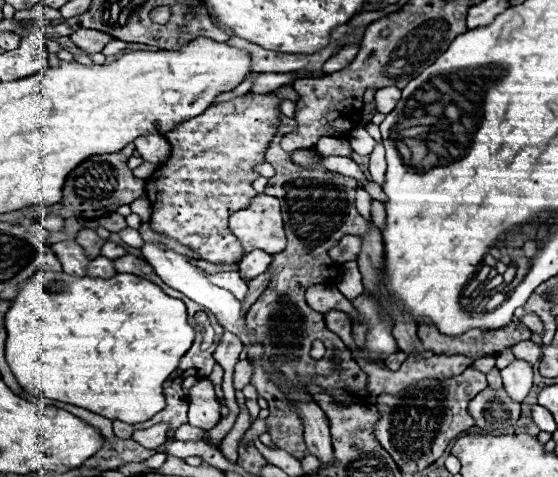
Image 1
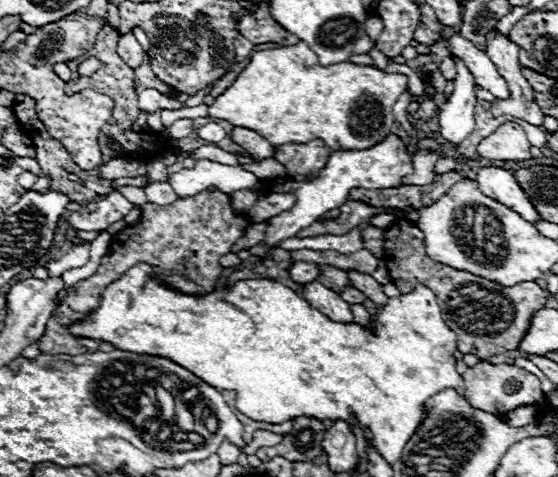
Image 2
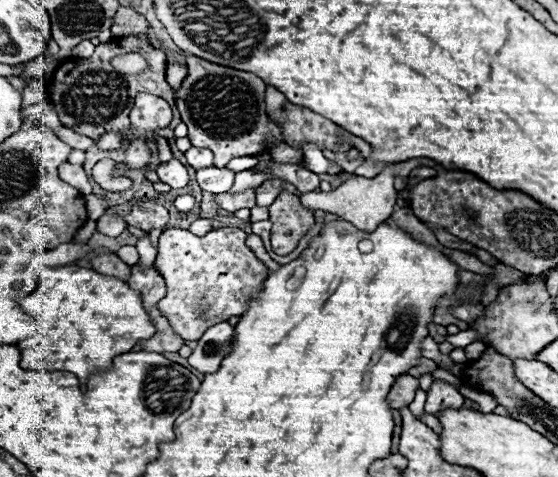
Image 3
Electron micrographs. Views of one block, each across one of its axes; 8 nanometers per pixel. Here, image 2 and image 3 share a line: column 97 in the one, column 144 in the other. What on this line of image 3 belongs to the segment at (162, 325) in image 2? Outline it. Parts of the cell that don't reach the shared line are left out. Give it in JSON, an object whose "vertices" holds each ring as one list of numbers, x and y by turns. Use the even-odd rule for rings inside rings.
{"vertices":[[60,266,46,268,44,280,34,294,18,298,24,312,36,314,44,328,40,334,18,344,22,352,20,366,24,370,66,370,78,376,82,388,90,374,108,370,112,360,128,352,138,340,154,334,148,312,142,308,138,292,130,290,126,282,102,276,90,268]]}

